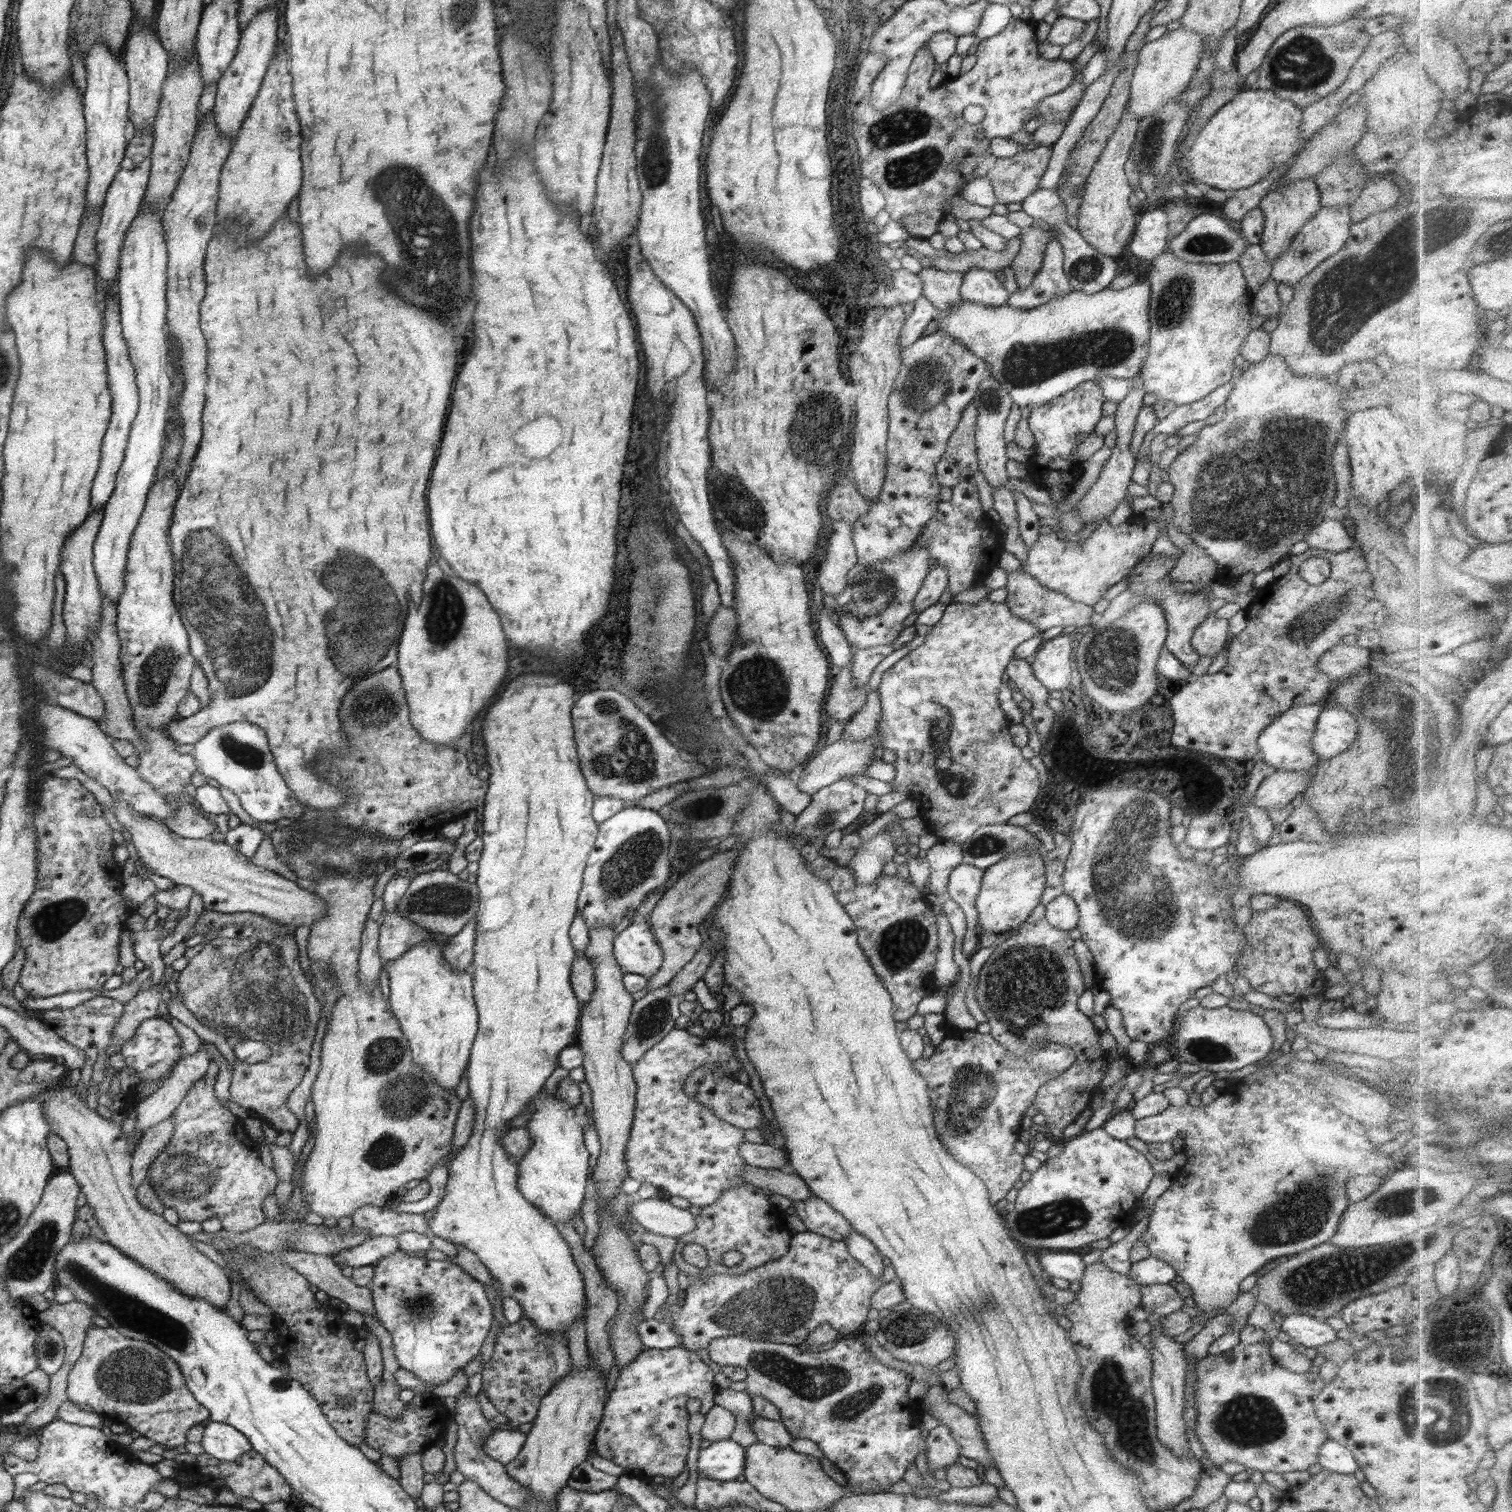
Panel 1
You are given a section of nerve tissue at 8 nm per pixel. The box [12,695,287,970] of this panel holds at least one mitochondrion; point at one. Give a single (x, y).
(50, 922)

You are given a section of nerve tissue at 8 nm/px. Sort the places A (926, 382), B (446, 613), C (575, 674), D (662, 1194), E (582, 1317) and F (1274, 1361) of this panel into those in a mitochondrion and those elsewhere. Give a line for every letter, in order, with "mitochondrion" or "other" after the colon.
A: mitochondrion
B: mitochondrion
C: other
D: other
E: other
F: other

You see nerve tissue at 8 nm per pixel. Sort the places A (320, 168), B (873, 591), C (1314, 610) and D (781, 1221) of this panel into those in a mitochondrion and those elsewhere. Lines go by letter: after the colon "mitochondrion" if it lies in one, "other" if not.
A: other
B: mitochondrion
C: mitochondrion
D: other

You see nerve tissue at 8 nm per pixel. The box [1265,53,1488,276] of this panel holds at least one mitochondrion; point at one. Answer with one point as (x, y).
(1446, 223)

